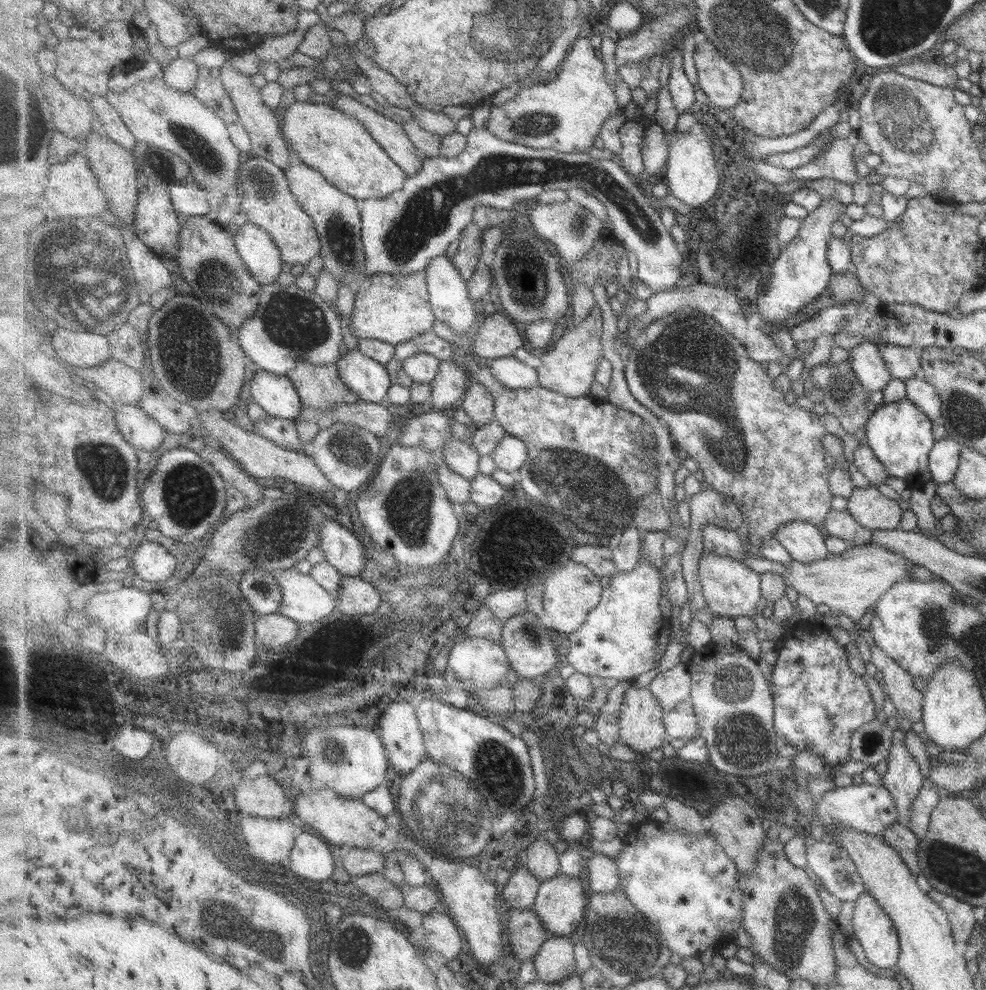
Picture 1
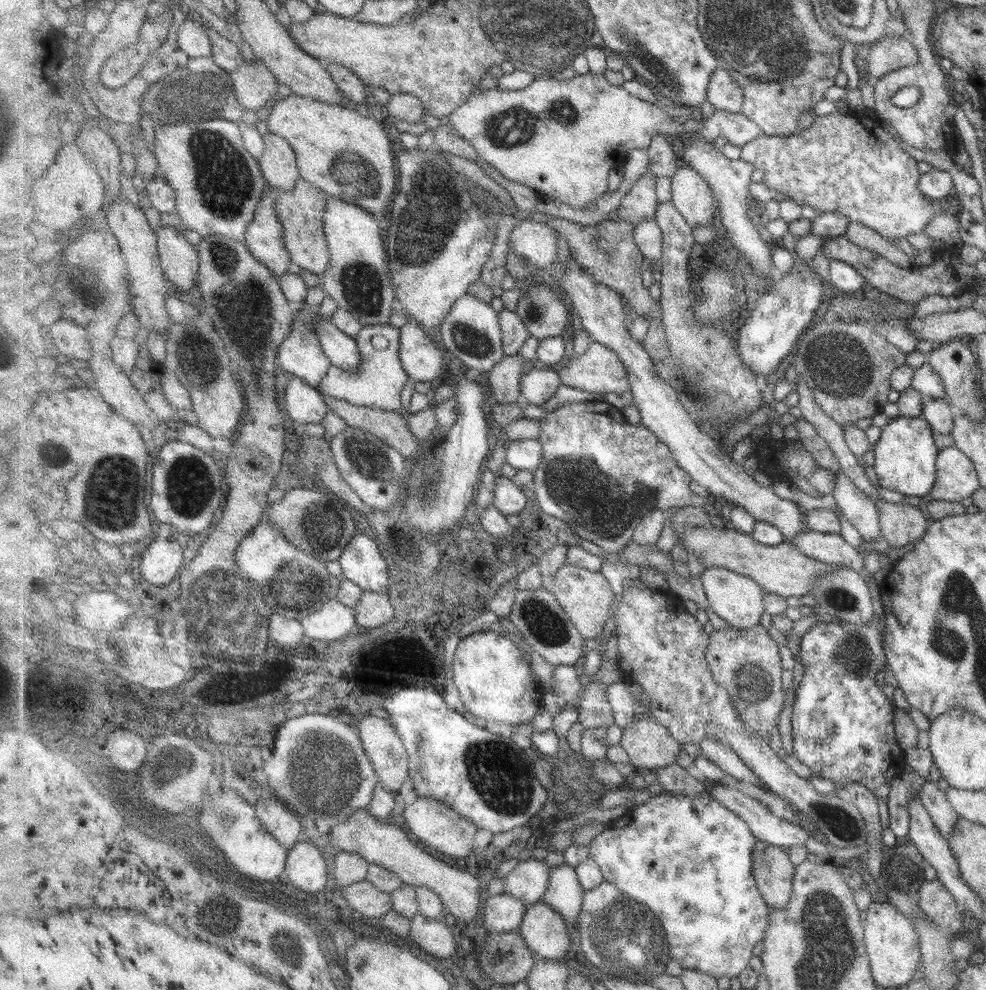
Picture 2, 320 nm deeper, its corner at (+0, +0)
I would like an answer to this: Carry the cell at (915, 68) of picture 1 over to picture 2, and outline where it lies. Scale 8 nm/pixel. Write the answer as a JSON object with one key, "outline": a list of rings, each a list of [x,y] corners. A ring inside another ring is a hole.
{"outline":[[[887,37],[883,42],[874,43],[866,60],[869,67],[867,83],[875,88],[883,77],[919,64],[919,52],[909,37]]]}

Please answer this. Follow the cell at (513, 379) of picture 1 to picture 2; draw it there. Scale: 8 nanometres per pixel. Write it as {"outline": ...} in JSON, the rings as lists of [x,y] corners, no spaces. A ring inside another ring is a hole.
{"outline":[[[556,367],[546,370],[529,368],[522,378],[522,399],[525,403],[541,406],[557,394],[562,378]]]}

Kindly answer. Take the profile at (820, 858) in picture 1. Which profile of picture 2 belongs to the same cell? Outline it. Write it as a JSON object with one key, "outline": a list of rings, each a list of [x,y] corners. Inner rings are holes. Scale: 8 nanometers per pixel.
{"outline":[[[715,785],[709,793],[717,802],[737,814],[750,826],[753,834],[767,844],[791,848],[809,840],[805,828],[793,825],[790,820],[777,818],[763,802],[743,794],[733,785]]]}

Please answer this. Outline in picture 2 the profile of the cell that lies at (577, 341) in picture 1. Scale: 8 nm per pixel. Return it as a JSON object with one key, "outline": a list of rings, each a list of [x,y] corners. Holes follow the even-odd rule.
{"outline":[[[592,341],[588,351],[583,356],[573,357],[557,367],[557,369],[561,375],[562,384],[582,389],[592,395],[632,392],[630,372],[622,358],[613,349],[607,348],[607,345],[599,344],[595,341]]]}

